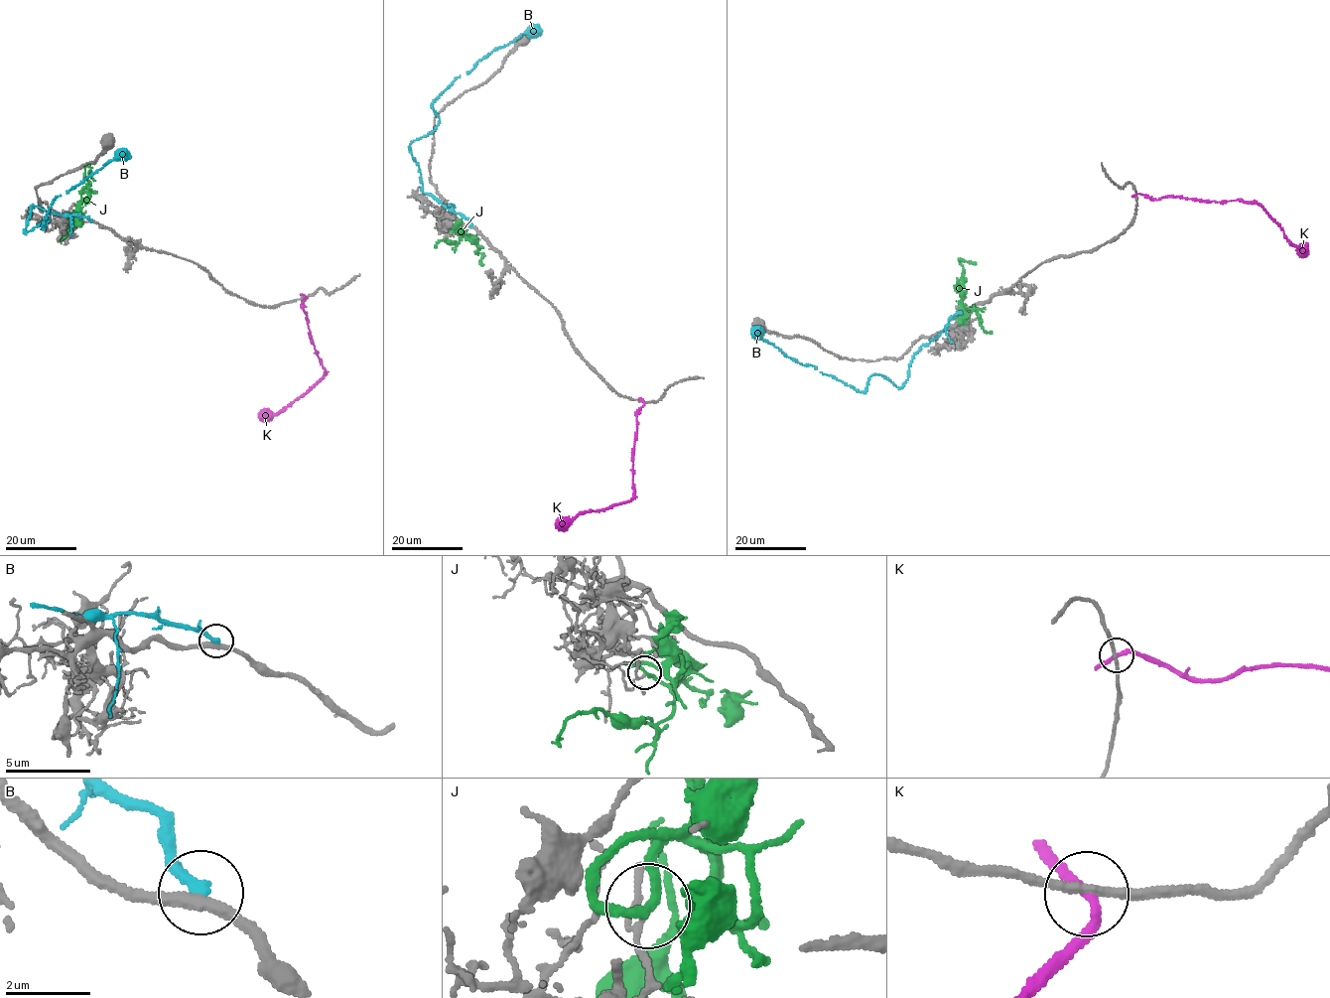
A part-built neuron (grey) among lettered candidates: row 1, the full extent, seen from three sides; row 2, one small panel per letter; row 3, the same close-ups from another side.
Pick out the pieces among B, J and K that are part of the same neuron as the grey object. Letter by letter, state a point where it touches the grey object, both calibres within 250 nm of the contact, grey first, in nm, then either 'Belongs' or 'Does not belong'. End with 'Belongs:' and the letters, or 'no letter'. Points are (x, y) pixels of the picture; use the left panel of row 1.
B: Touches grey at (91, 220). Thickness 320 nm (grey) against 280 nm. Does not belong
J: Touches grey at (72, 218). Thickness 90 nm (grey) against 200 nm. Does not belong
K: Touches grey at (306, 296). Thickness 200 nm (grey) against 190 nm. Does not belong
Belongs: no letter

